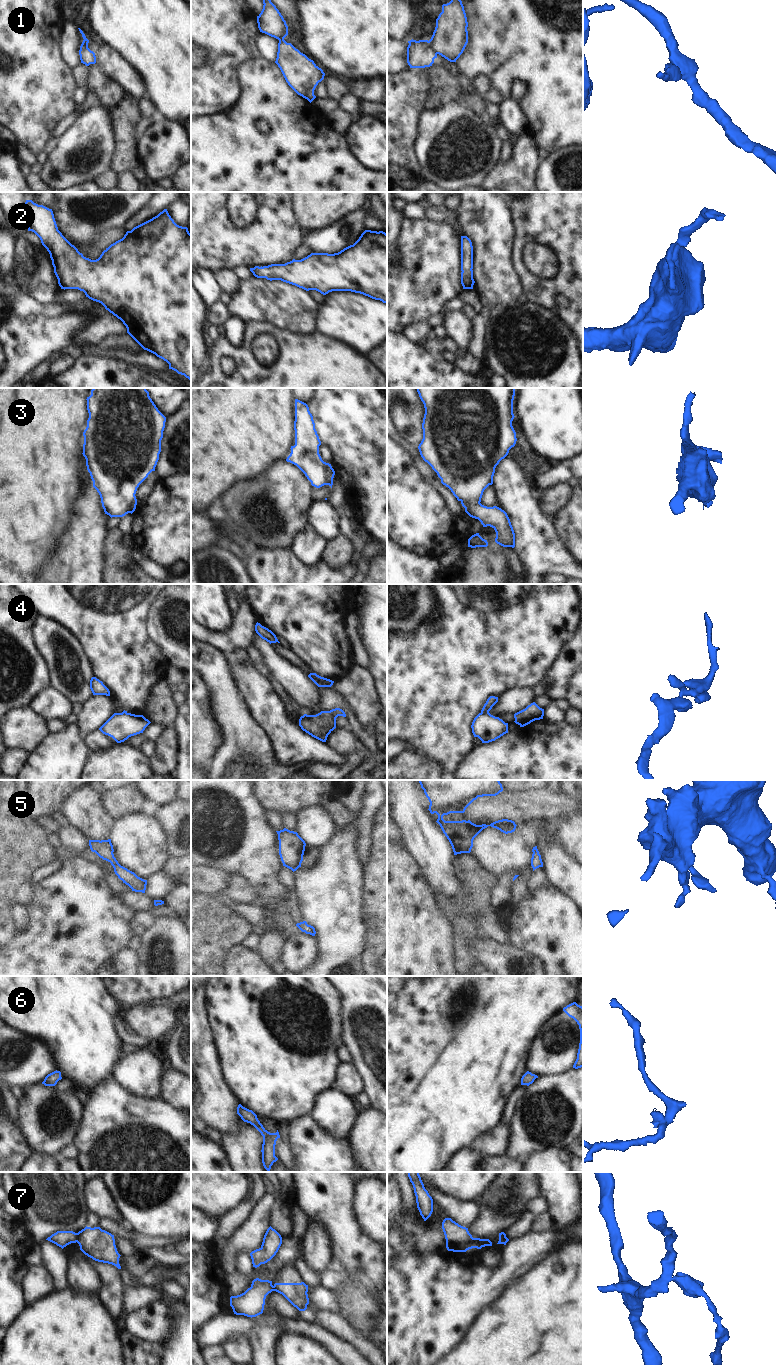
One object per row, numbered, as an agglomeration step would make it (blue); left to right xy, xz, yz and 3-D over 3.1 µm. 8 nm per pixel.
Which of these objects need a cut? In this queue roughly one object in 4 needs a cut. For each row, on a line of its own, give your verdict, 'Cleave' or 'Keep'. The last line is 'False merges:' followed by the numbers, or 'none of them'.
1: Cleave
2: Keep
3: Cleave
4: Cleave
5: Keep
6: Keep
7: Cleave
False merges: 1, 3, 4, 7

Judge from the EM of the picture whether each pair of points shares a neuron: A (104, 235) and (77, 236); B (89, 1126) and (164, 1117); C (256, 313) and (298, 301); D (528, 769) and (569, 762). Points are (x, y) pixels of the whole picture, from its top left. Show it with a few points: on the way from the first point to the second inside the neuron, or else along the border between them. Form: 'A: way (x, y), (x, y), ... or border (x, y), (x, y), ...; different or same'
A: border (118, 227), (100, 230), (84, 245), (74, 244); different
B: way (108, 1126), (116, 1126), (128, 1121), (145, 1121); same
C: way (259, 300), (270, 289), (285, 290); same
D: way (538, 769), (559, 769); same

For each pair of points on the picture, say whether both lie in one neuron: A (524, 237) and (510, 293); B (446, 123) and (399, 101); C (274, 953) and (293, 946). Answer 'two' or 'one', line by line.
A: two
B: two
C: two

